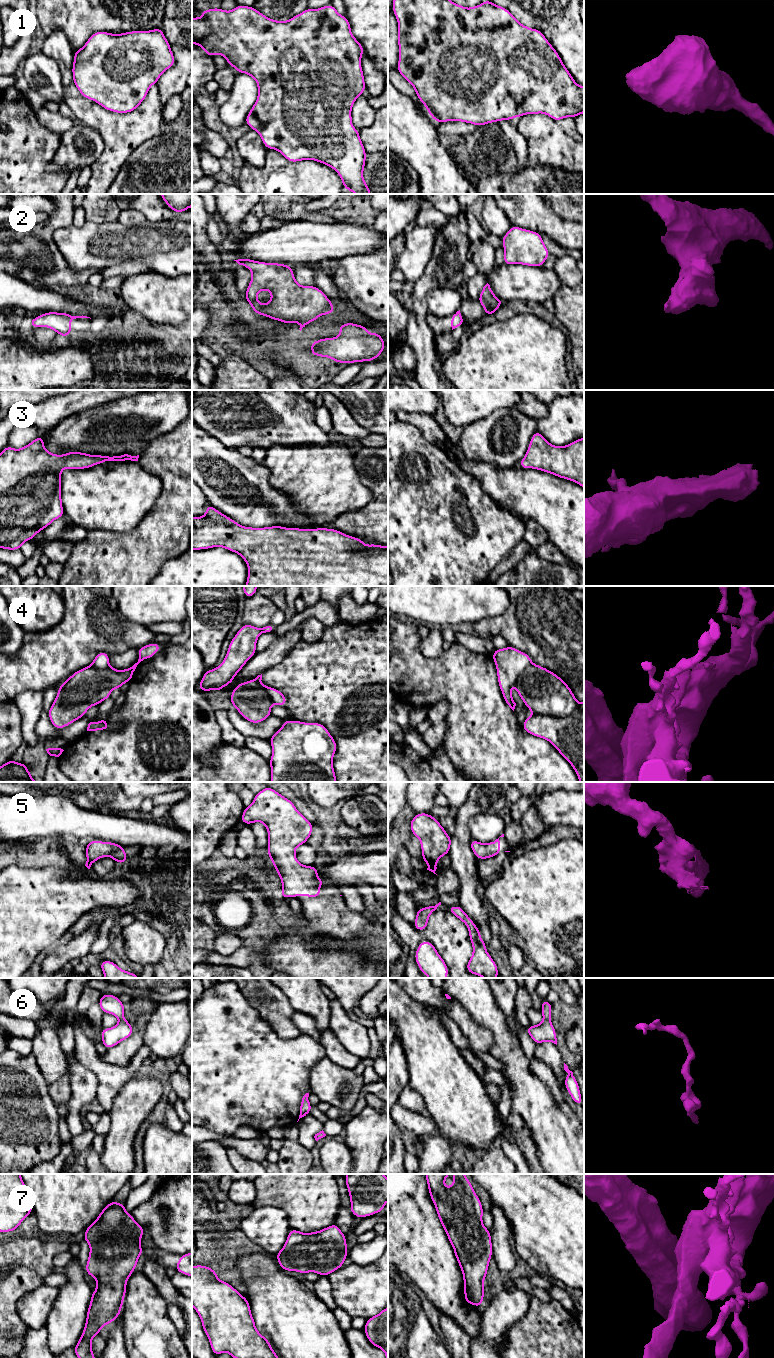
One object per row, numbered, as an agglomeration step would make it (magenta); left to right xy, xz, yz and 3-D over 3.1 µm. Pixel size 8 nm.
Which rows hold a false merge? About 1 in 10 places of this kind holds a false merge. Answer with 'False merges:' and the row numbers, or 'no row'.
False merges: no row

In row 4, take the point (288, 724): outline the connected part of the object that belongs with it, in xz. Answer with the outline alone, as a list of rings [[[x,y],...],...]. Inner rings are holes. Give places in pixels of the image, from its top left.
[[[286,720],[272,735],[270,744],[270,782],[337,782],[332,764],[337,744],[321,723]]]

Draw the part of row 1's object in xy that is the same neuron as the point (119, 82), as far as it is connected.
[[[161,27],[149,31],[130,31],[120,34],[95,32],[85,45],[74,51],[73,83],[81,96],[93,100],[115,113],[133,112],[146,98],[149,88],[163,72],[174,66],[170,43]]]

